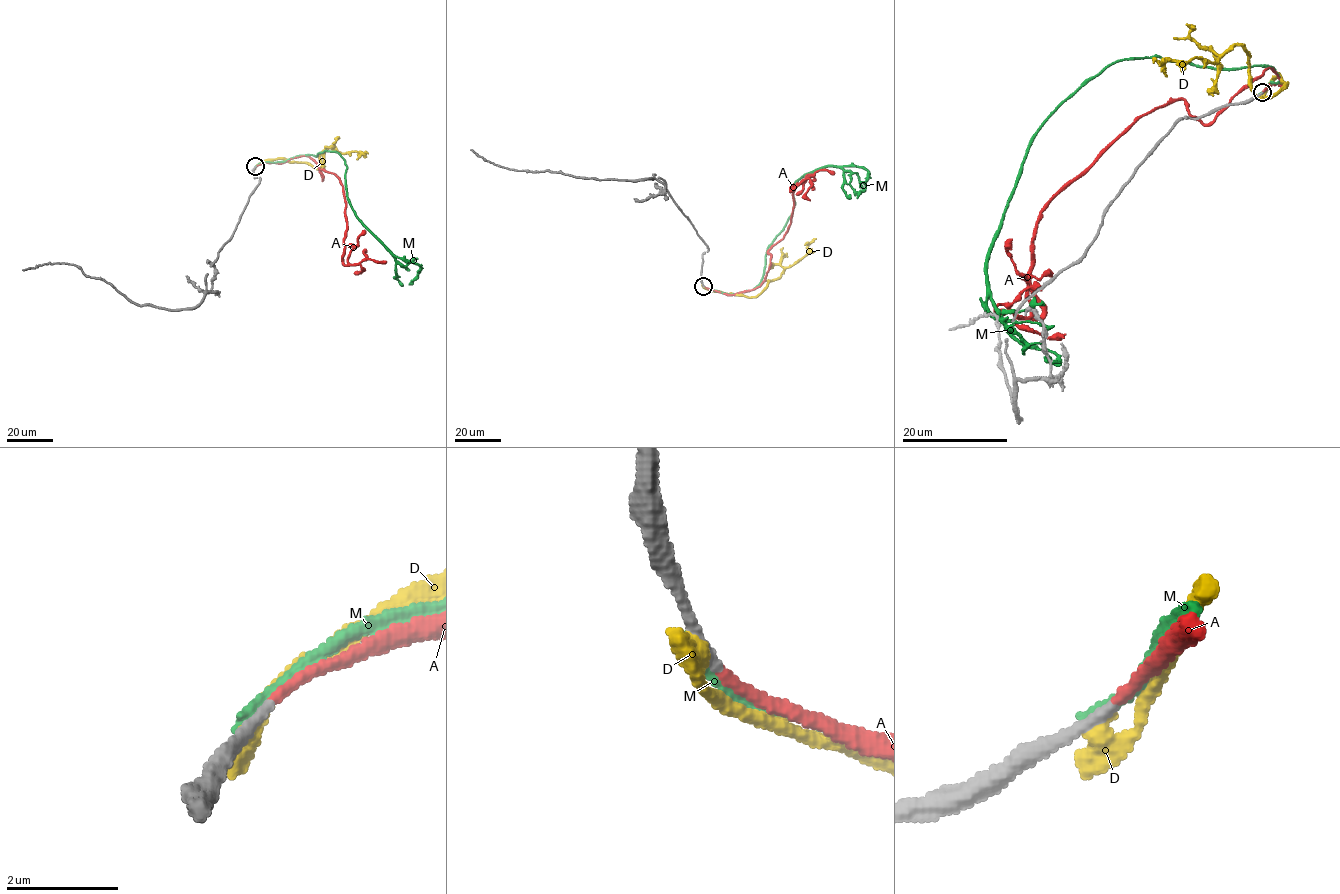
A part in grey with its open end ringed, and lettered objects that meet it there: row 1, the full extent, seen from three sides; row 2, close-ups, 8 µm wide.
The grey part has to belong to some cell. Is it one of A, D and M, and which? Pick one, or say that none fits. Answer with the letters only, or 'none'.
A

